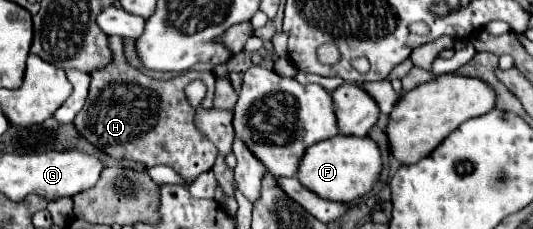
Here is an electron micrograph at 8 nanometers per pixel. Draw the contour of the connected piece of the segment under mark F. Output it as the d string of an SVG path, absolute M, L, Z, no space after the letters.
M335 135L327 141L319 141L303 153L295 177L303 187L327 201L353 201L373 189L381 173L381 155L377 145L369 137L345 137Z

